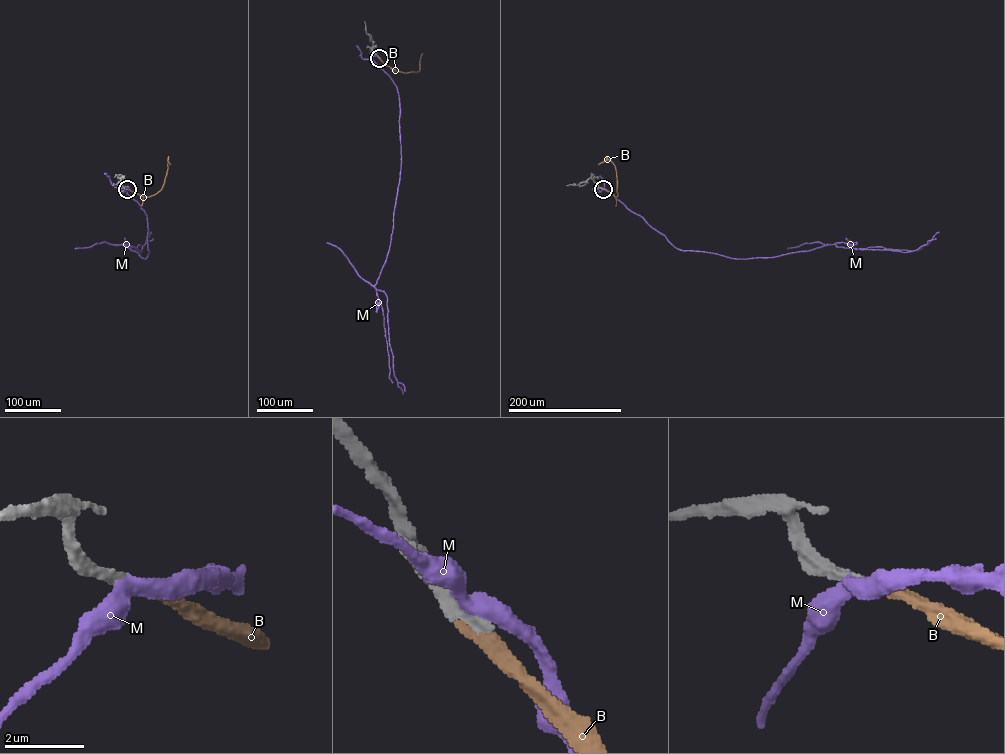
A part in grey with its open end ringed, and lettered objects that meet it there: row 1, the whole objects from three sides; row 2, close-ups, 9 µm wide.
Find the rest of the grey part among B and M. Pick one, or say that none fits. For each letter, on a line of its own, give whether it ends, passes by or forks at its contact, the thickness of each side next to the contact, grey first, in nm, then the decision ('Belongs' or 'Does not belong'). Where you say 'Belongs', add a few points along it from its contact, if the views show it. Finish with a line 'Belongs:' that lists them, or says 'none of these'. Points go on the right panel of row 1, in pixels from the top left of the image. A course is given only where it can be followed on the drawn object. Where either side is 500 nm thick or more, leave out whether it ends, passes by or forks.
B: It ends there. Thickness 320 nm (grey) against 240 nm. Belongs. Its course: (602, 189), (615, 197), (618, 195), (613, 163), (608, 159), (598, 164)
M: It passes by. Thickness 380 nm (grey) against 400 nm. Does not belong
Belongs: B

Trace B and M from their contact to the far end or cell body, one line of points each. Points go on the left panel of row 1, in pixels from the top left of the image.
B: (127, 189), (143, 197), (154, 195), (164, 182), (167, 159), (170, 164)
M: (127, 189), (120, 190), (146, 214), (149, 252), (144, 259), (122, 244), (141, 252), (151, 232)

